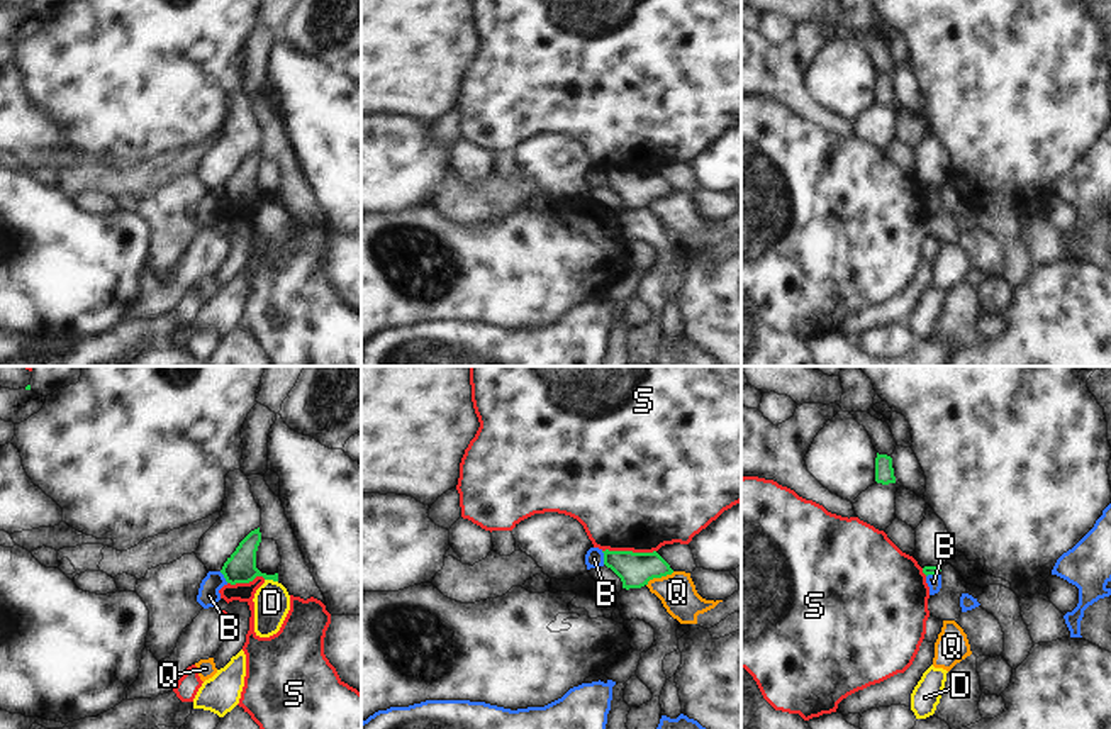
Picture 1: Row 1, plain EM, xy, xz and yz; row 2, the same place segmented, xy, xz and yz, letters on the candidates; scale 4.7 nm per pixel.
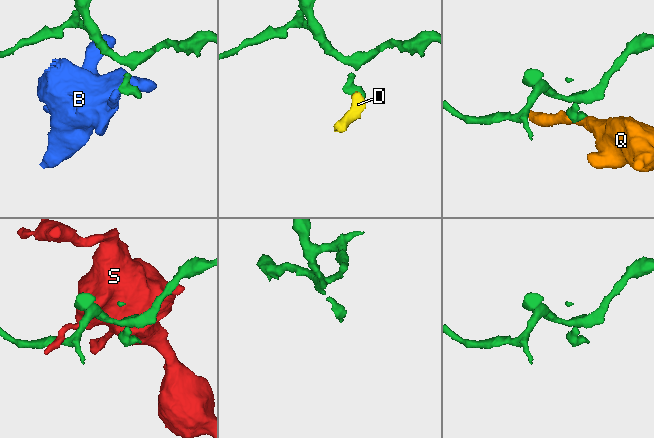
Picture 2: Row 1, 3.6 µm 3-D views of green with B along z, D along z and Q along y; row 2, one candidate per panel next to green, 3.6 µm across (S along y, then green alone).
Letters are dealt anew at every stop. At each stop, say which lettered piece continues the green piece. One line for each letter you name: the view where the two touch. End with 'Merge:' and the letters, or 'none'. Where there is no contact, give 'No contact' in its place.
Merge: none.

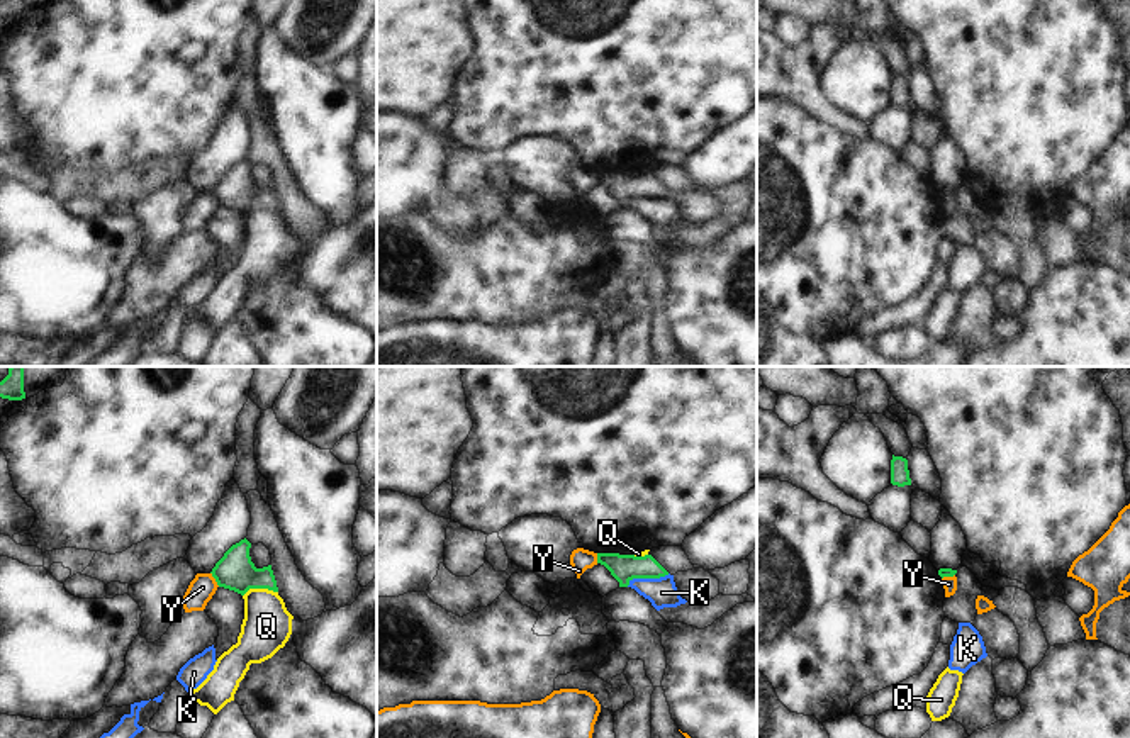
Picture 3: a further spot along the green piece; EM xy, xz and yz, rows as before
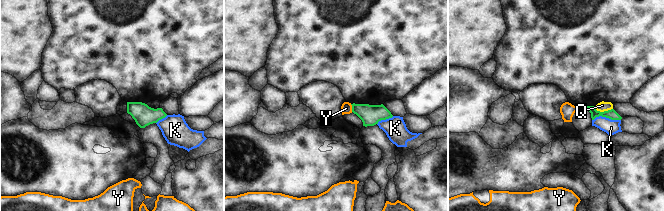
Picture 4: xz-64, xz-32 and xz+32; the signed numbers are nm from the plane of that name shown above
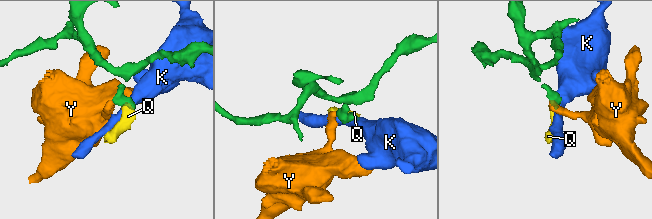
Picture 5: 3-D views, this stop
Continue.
Merge: none.

